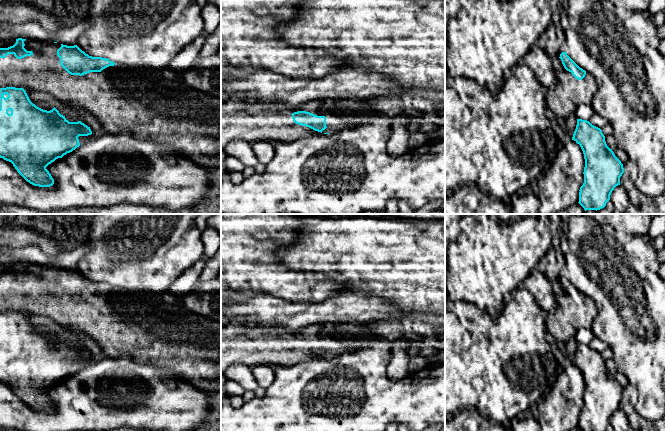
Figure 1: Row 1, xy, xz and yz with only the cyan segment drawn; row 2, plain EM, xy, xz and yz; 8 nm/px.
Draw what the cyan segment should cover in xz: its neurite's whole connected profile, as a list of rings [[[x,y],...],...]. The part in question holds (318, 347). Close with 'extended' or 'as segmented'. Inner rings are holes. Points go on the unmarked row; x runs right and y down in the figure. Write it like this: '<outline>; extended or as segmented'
[[[298,335],[292,337],[294,347],[309,351],[315,355],[321,356],[327,352],[326,341],[317,340],[310,336]]]; as segmented

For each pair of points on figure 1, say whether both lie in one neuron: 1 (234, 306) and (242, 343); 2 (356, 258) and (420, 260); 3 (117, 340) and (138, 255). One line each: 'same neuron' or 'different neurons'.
1: different neurons
2: same neuron
3: different neurons

